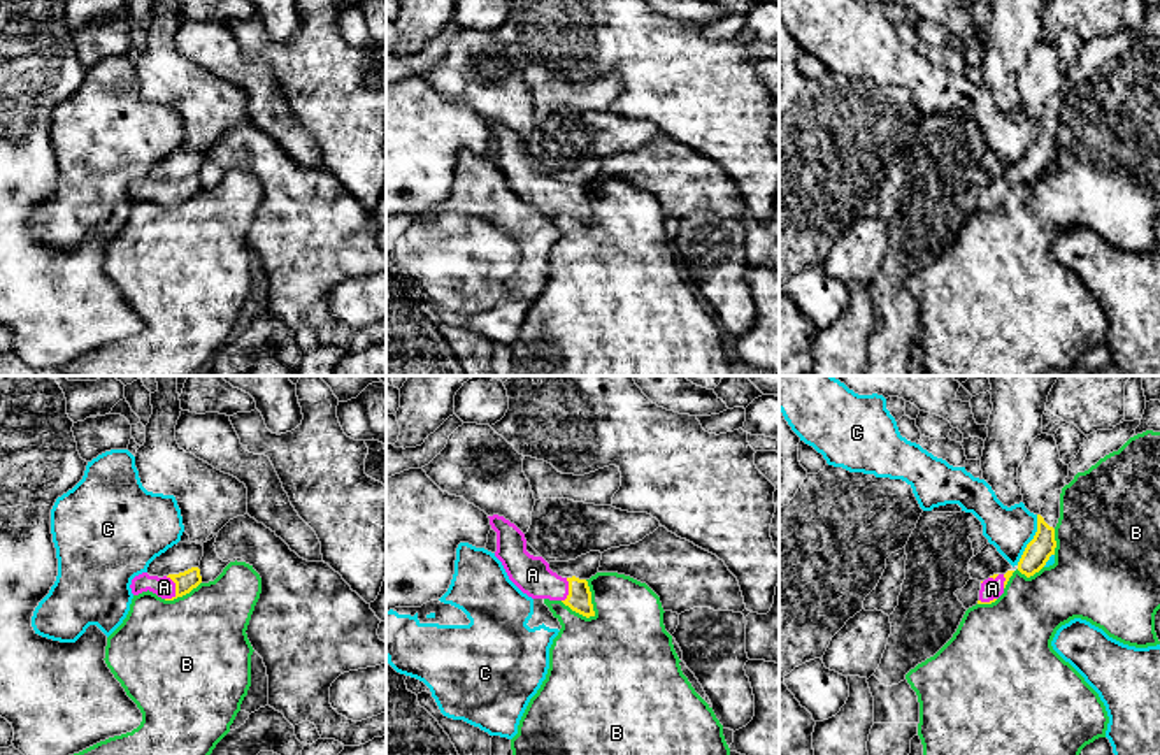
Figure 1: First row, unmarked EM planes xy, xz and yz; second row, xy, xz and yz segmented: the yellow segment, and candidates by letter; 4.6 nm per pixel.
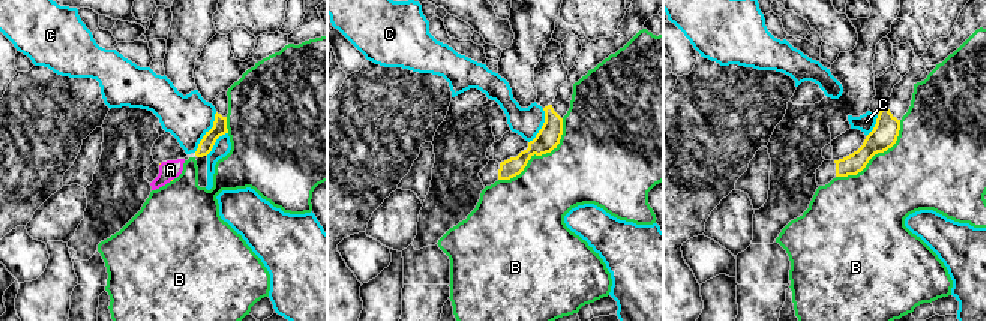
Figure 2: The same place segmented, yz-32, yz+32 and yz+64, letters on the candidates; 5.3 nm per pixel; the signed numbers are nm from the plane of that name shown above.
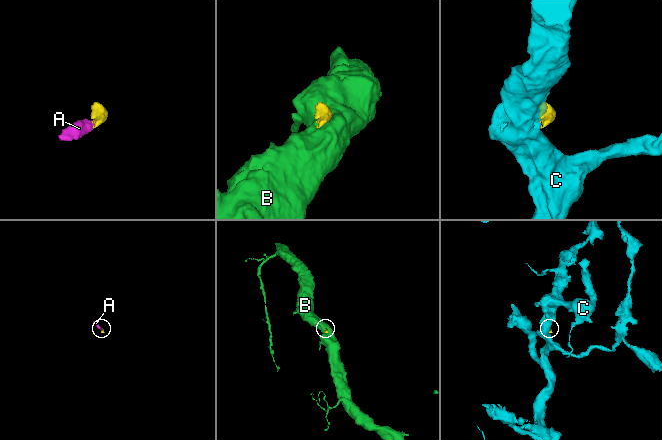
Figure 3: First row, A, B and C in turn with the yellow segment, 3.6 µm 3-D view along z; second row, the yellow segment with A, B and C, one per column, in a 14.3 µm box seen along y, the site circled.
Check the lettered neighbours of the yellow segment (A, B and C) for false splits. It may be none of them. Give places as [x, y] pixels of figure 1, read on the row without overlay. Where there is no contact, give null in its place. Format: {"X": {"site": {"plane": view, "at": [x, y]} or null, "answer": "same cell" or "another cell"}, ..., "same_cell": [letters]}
{"A": {"site": {"plane": "xy", "at": [176, 194]}, "answer": "same cell"}, "B": {"site": {"plane": "xz", "at": [590, 206]}, "answer": "another cell"}, "C": {"site": {"plane": "yz", "at": [1032, 146]}, "answer": "another cell"}, "same_cell": ["A"]}

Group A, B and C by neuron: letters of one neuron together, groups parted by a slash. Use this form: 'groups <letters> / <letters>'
groups A / B / C

